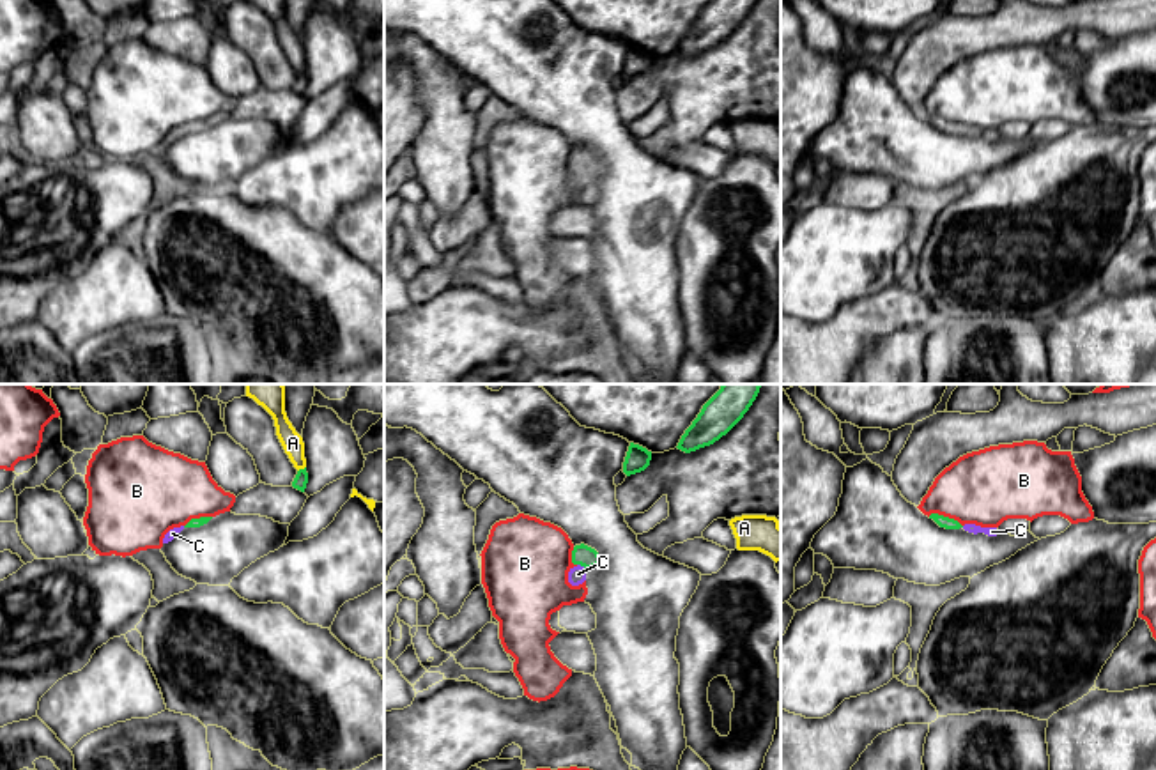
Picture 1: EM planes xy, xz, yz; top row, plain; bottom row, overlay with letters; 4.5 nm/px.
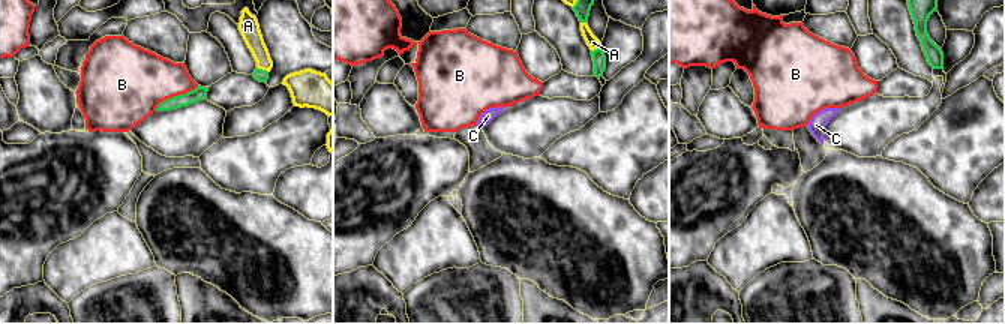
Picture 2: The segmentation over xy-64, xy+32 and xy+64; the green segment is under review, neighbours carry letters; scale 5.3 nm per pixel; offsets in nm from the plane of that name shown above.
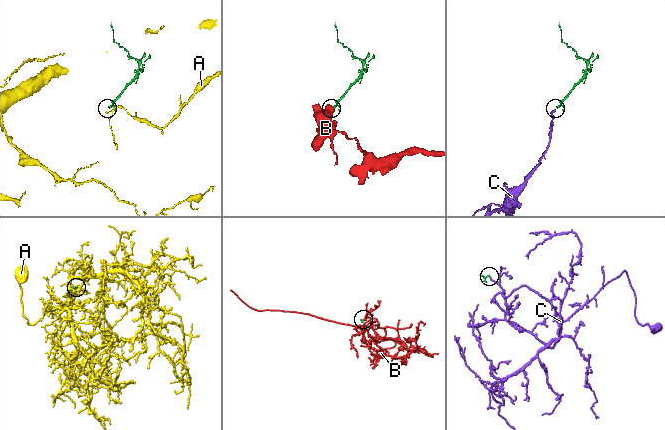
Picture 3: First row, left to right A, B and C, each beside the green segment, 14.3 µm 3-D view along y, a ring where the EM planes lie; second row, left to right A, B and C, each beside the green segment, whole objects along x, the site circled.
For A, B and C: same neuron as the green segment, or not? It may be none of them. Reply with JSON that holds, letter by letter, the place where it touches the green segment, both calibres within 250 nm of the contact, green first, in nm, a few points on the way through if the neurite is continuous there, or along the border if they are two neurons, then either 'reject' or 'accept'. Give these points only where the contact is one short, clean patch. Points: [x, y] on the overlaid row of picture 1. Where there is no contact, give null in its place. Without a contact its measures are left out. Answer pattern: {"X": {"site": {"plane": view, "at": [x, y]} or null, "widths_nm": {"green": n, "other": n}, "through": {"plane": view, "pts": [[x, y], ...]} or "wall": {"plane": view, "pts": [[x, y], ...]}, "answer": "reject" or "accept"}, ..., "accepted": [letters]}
{"A": {"site": {"plane": "xy", "at": [301, 469]}, "widths_nm": {"green": 70, "other": 100}, "wall": {"plane": "xy", "pts": [[305, 466], [298, 471]]}, "answer": "reject"}, "B": {"site": {"plane": "yz", "at": [946, 517]}, "widths_nm": {"green": 50, "other": 340}, "wall": {"plane": "yz", "pts": [[928, 515], [947, 515], [962, 526]]}, "answer": "reject"}, "C": {"site": {"plane": "xz", "at": [581, 565]}, "widths_nm": {"green": 90, "other": 80}, "through": {"plane": "xz", "pts": [[581, 554], [581, 565], [578, 574]]}, "answer": "accept"}, "accepted": ["C"]}

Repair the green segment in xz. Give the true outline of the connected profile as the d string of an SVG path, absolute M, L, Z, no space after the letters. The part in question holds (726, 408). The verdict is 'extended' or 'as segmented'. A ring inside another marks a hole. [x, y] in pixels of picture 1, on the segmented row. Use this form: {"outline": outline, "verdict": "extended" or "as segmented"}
{"outline": "M722 384L685 430L678 450L690 453L726 435L749 411L761 384Z", "verdict": "as segmented"}

